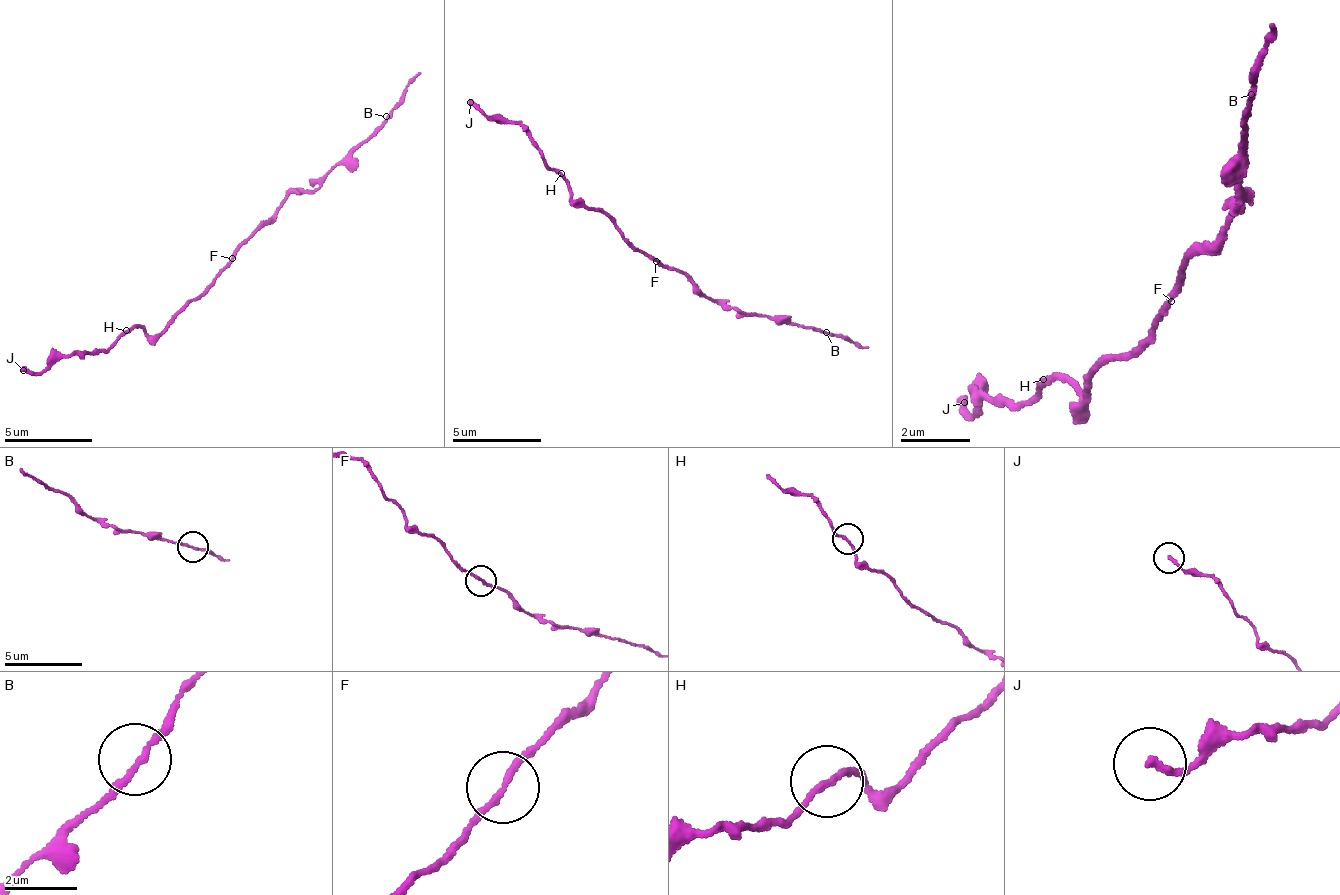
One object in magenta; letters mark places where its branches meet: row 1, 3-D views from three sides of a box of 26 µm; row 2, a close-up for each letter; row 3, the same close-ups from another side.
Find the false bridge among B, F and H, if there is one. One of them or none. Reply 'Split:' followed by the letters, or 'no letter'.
Split: no letter

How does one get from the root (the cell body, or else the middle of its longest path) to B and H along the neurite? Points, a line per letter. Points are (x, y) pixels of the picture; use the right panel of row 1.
B: (1163, 300), (1239, 205), (1230, 210), (1241, 197), (1232, 156), (1246, 130), (1251, 94)
H: (1163, 300), (1152, 330), (1136, 349), (1114, 355), (1090, 382), (1093, 389), (1079, 407), (1068, 386), (1041, 380)

